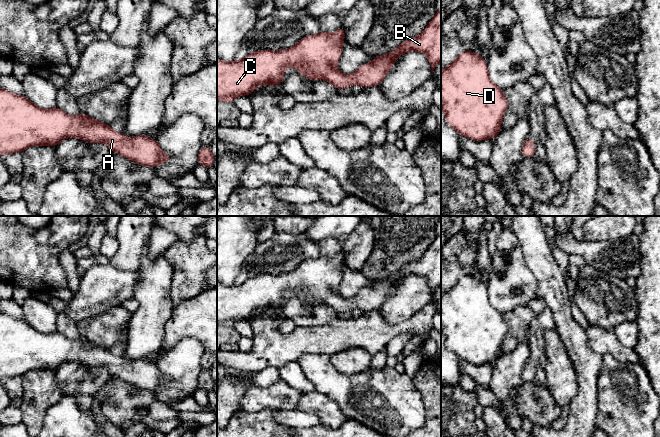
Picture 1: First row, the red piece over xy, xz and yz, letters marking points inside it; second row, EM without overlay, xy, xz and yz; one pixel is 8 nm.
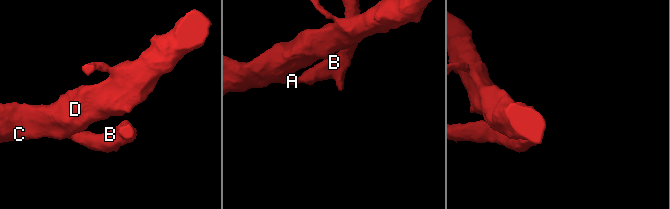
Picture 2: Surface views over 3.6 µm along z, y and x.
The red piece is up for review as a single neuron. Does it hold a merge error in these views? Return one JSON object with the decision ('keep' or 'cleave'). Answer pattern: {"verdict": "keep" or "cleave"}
{"verdict": "keep"}

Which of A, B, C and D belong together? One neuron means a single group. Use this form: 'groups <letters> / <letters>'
groups A B C D

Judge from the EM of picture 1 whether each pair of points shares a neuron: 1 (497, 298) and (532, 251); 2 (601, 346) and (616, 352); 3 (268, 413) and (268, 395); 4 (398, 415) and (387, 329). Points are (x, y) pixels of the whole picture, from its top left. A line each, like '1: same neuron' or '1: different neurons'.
1: different neurons
2: same neuron
3: different neurons
4: different neurons

